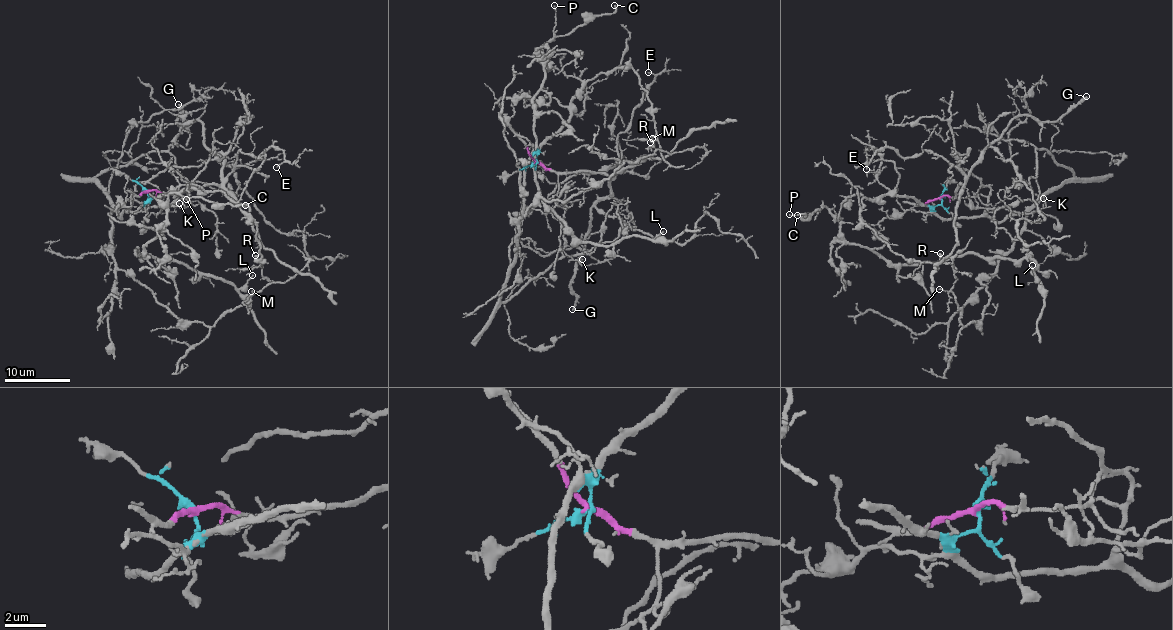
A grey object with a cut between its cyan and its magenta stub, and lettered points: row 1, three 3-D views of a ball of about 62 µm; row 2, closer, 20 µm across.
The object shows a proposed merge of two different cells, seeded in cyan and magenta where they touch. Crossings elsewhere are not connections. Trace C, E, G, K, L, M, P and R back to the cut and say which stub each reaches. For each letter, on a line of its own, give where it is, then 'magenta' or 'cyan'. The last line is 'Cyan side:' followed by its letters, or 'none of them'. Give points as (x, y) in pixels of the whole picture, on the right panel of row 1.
C: place (797, 215); cyan
E: place (866, 169); magenta
G: place (1086, 96); magenta
K: place (1043, 198); cyan
L: place (1032, 265); cyan
M: place (939, 289); cyan
P: place (789, 214); cyan
R: place (940, 253); cyan
Cyan side: C, K, L, M, P, R

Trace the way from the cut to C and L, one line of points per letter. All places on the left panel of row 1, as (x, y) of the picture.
C: (146, 191), (148, 199), (204, 192), (190, 184), (186, 207), (168, 205), (177, 193), (245, 205)
L: (146, 191), (204, 192), (190, 184), (189, 204), (168, 205), (137, 256), (237, 288), (252, 274)

